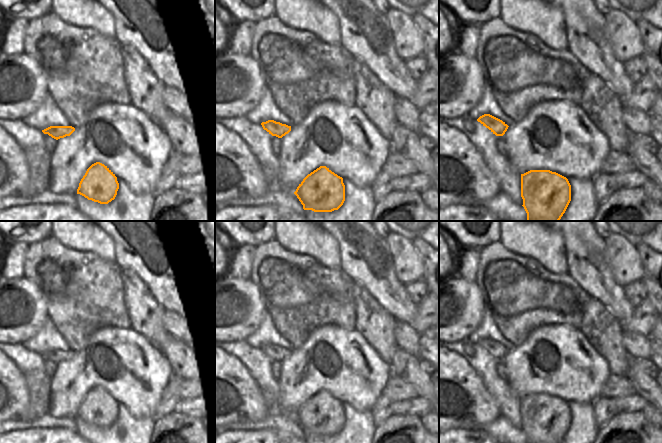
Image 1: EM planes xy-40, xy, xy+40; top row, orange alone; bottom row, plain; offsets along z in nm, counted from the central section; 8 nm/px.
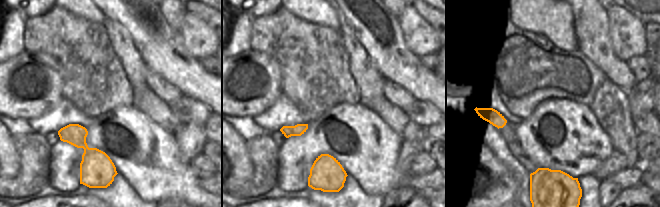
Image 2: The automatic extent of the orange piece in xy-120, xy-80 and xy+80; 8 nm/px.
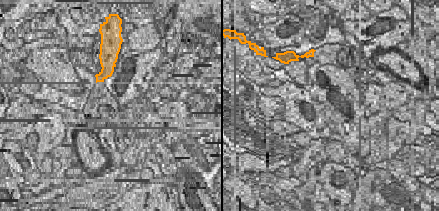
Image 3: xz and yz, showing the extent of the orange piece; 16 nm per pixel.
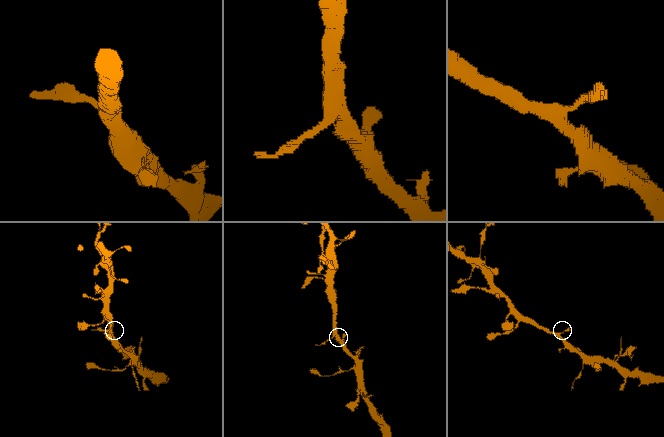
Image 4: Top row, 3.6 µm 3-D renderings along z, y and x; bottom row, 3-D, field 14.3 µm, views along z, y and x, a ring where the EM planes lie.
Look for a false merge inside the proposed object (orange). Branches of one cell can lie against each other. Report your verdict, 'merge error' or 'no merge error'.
no merge error

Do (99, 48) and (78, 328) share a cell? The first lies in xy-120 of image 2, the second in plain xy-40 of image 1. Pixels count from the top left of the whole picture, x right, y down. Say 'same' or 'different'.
same

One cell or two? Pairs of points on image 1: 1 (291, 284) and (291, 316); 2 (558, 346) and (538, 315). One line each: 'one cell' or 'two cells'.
1: one cell
2: two cells

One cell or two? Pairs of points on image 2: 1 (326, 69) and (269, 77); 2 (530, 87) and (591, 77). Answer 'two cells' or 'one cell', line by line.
1: two cells
2: one cell

